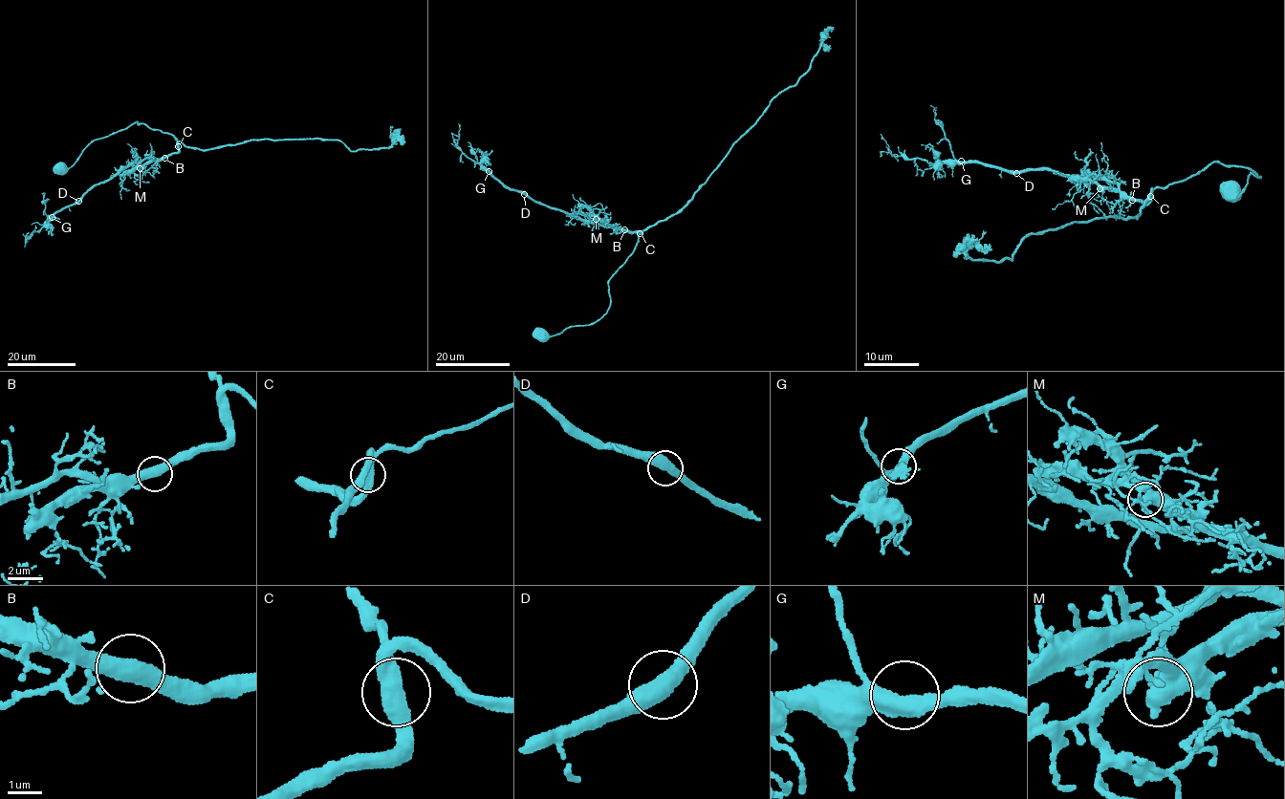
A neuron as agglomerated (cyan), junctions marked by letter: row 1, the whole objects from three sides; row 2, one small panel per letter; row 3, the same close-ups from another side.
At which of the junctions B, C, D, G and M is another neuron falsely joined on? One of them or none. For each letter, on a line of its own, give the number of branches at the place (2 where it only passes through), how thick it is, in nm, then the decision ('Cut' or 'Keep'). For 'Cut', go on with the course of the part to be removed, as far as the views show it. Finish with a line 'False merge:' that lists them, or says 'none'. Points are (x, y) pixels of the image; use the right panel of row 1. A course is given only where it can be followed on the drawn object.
B: Branches: 2. Thickness 480 nm. Keep
C: Branches: 2. Thickness 500 nm. Keep
D: Branches: 2. Thickness 500 nm. Keep
G: Branches: 2. Thickness 550 nm. Keep
M: Branches: 2. Thickness 500 nm. Keep
False merge: none

